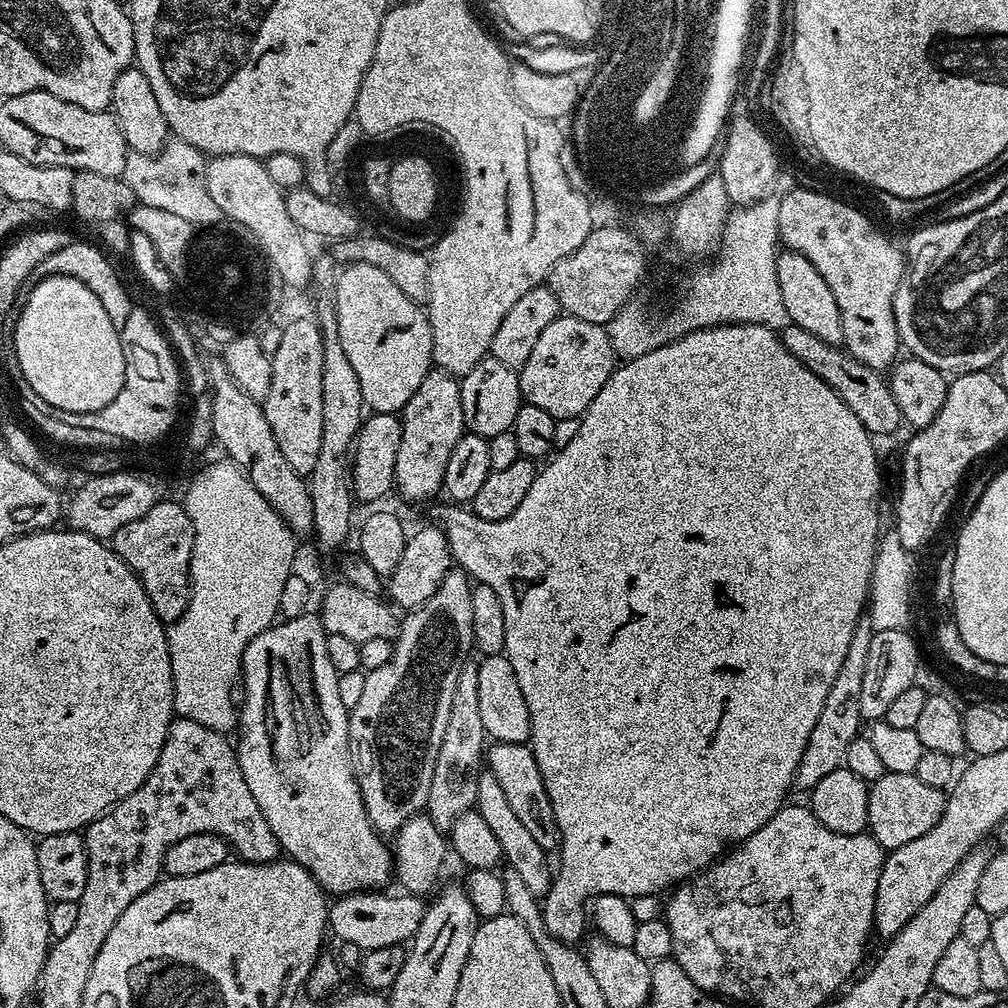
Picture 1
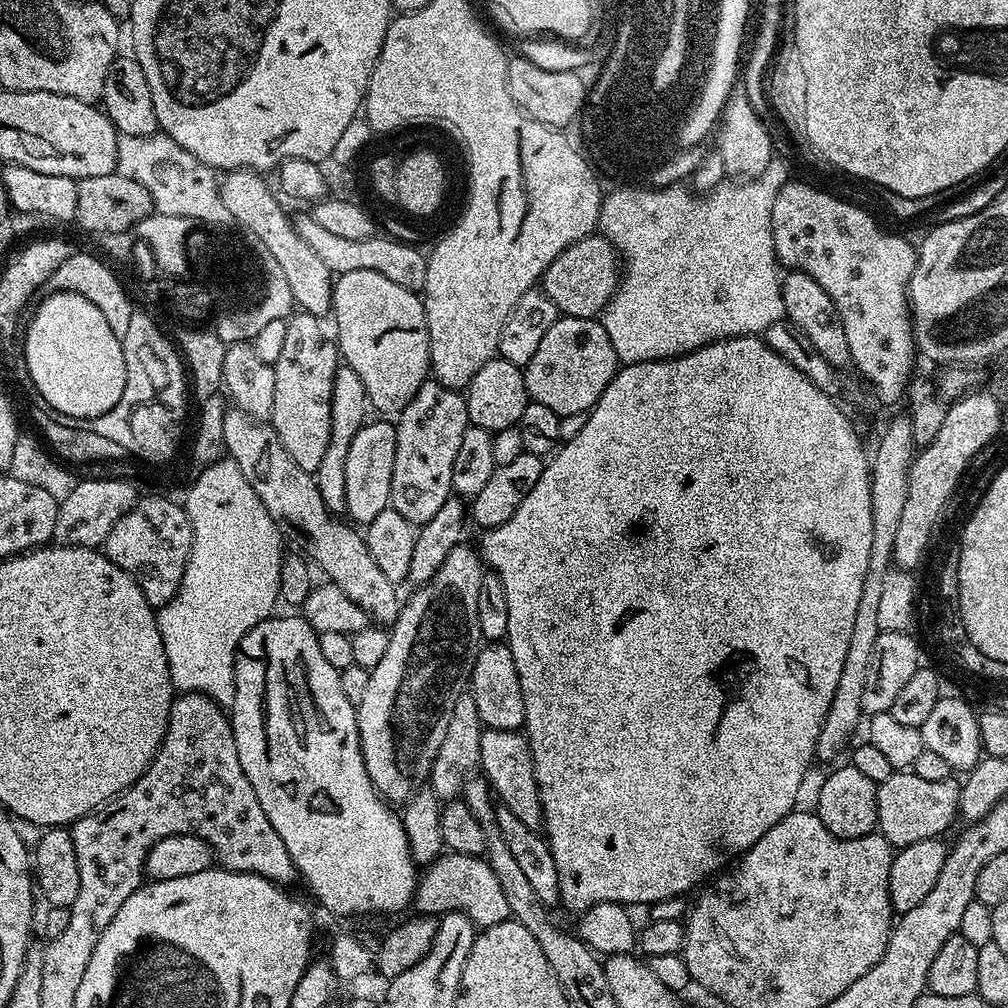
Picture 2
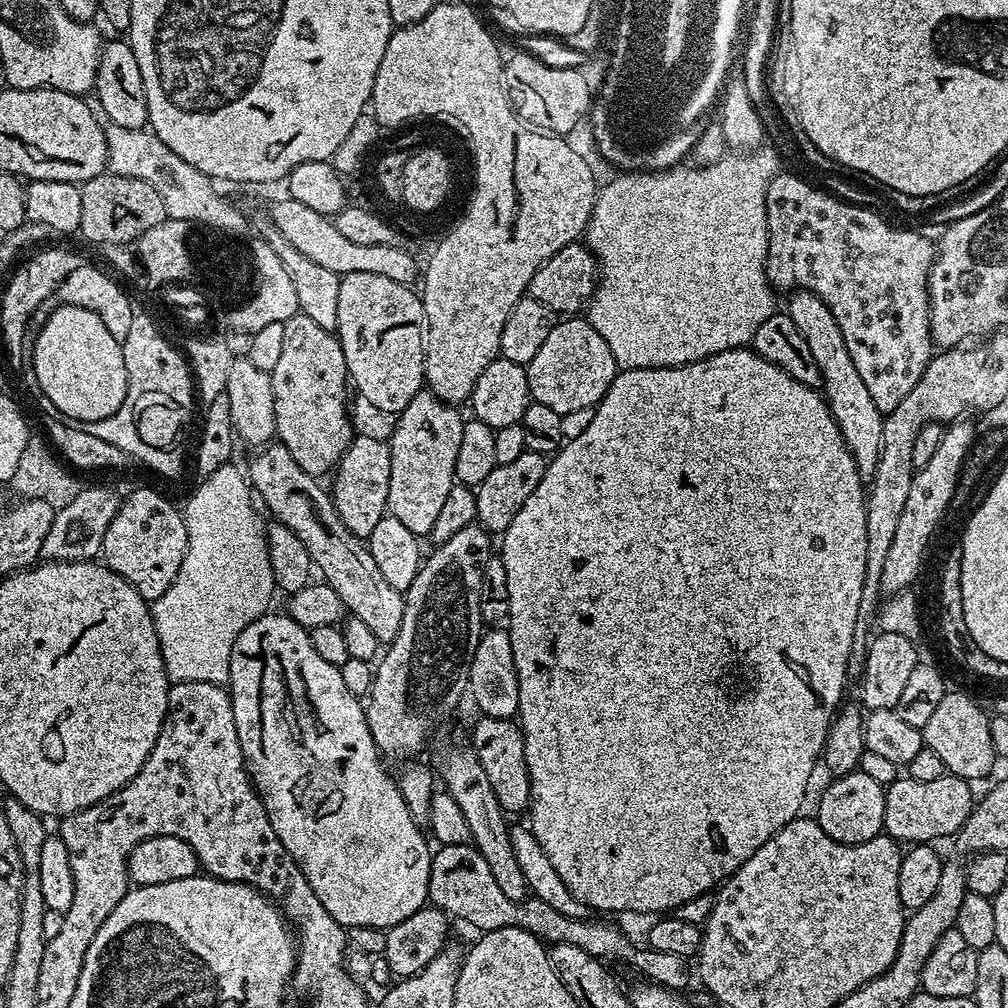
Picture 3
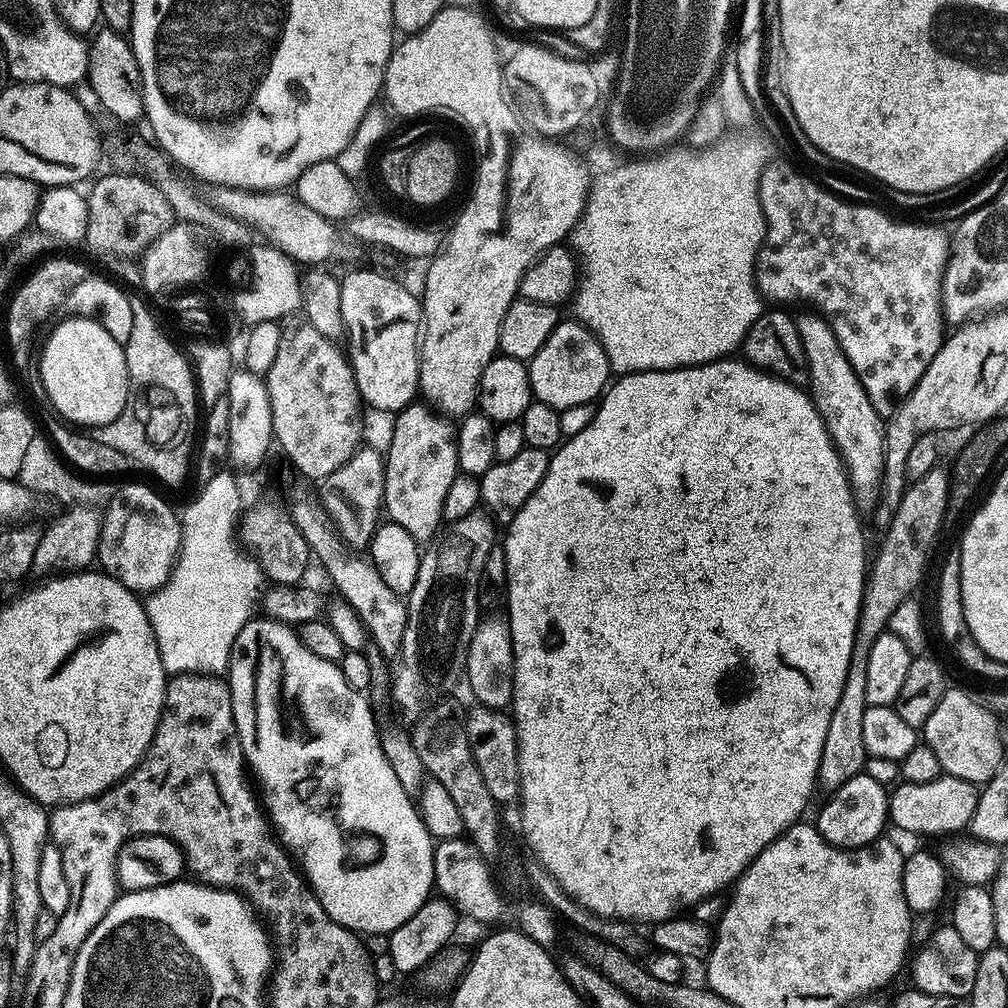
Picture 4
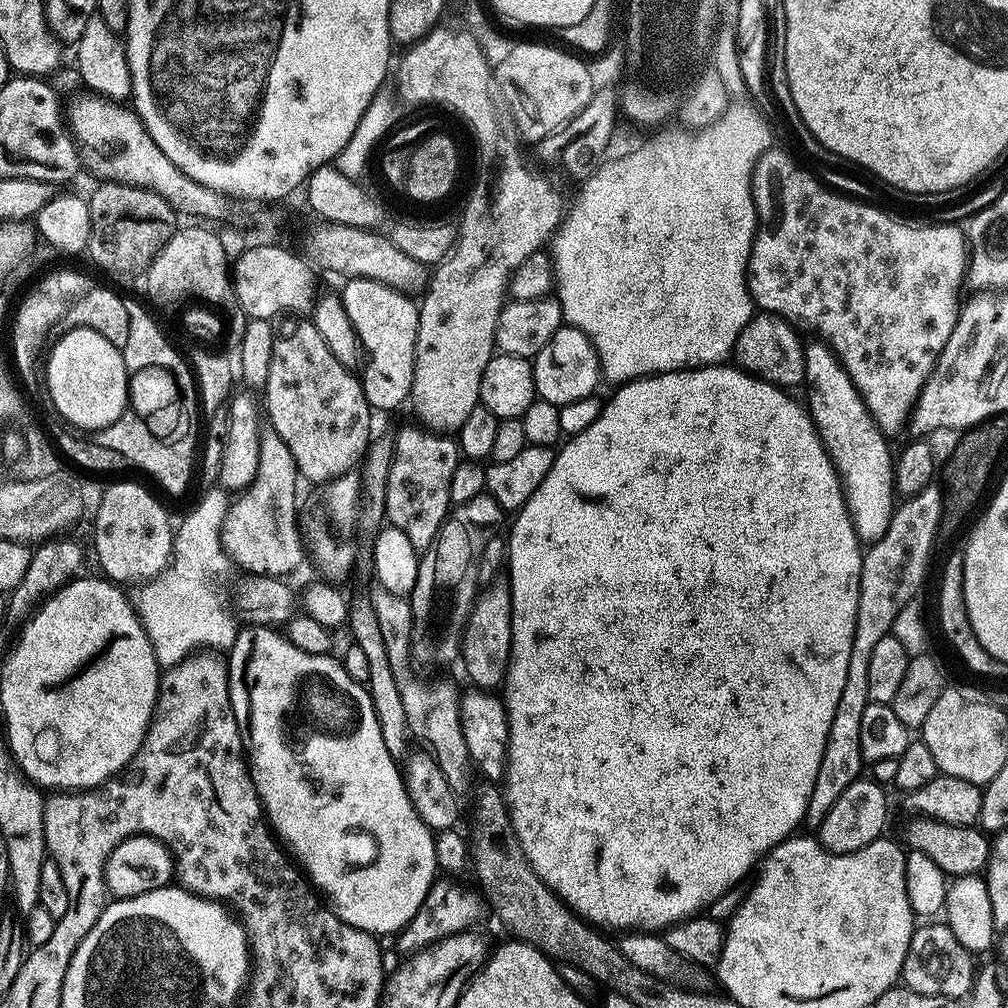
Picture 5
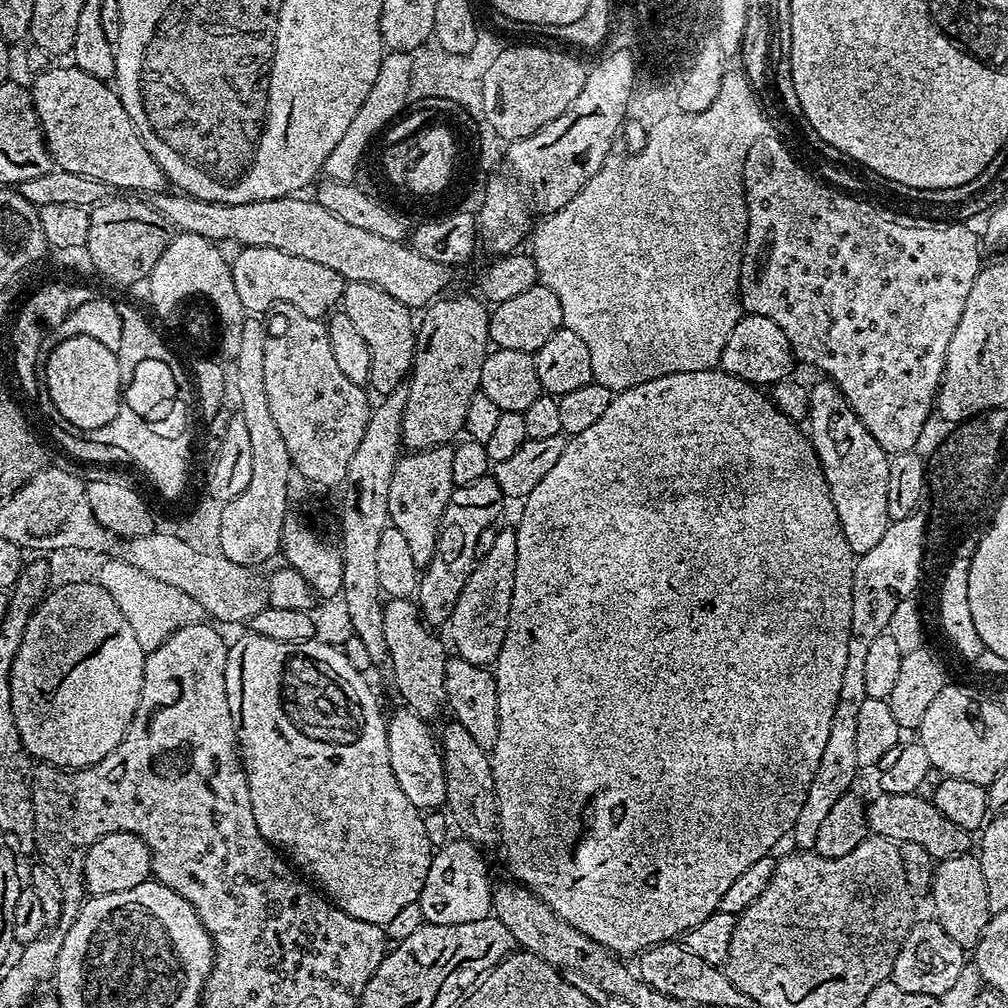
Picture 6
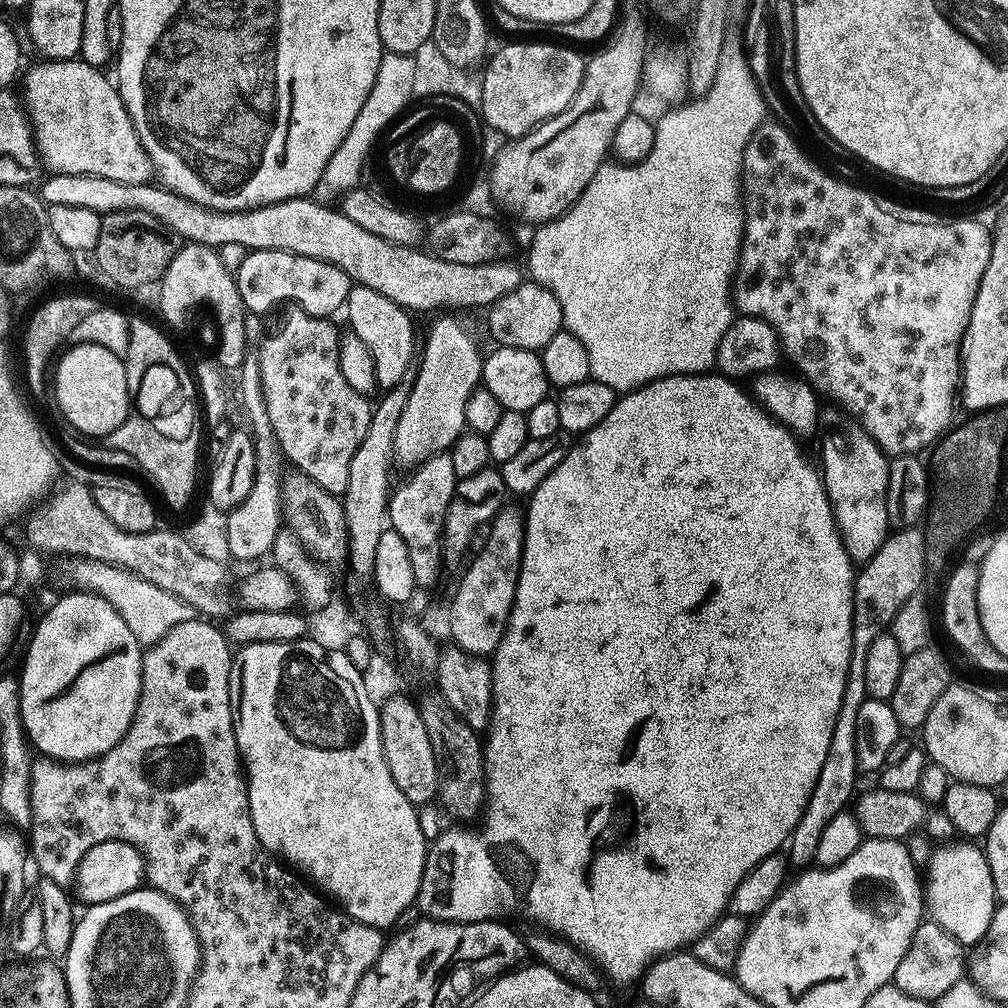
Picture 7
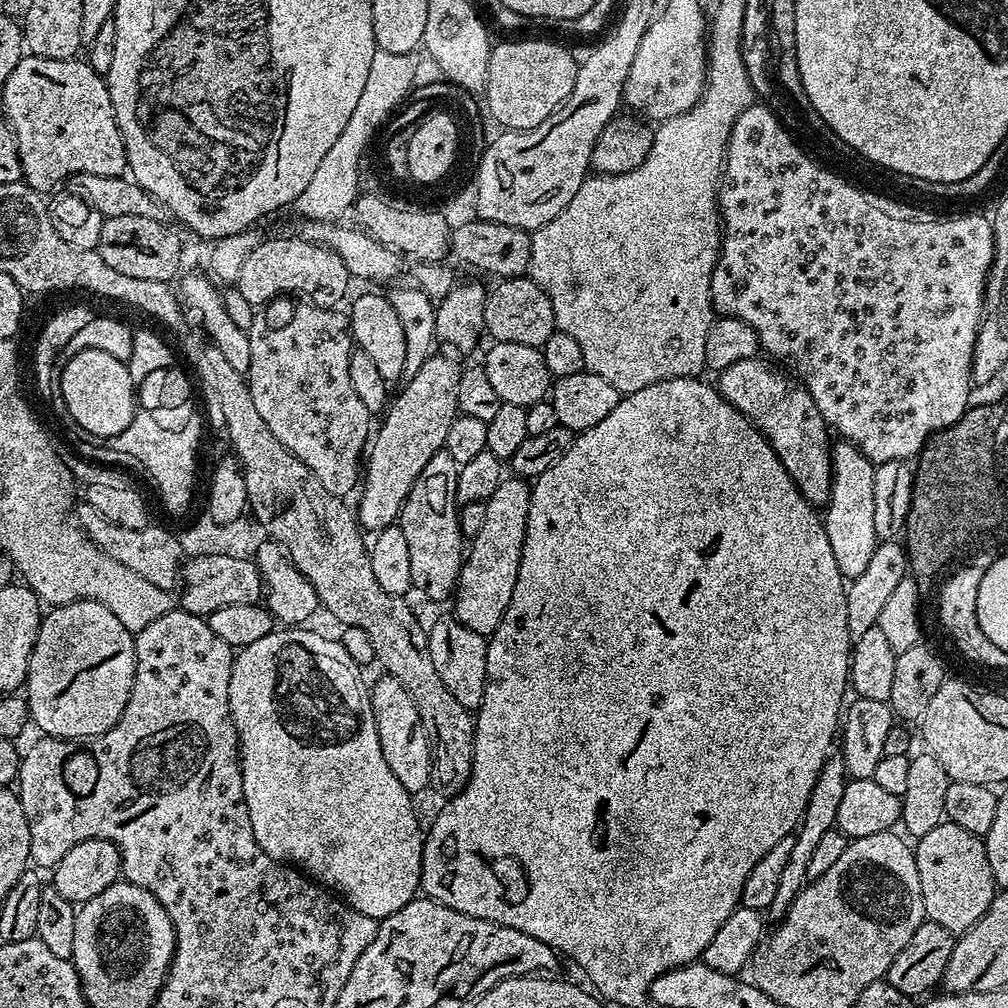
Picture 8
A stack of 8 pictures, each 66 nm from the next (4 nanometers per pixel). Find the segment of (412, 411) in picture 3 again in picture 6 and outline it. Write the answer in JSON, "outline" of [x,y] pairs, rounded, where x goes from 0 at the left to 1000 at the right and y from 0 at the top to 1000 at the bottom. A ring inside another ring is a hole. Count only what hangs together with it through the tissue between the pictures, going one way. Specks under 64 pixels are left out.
{"outline":[[[447,443],[423,444],[398,451],[387,474],[385,514],[388,523],[395,525],[403,533],[414,564],[423,564],[433,549],[433,535],[438,510],[450,483],[449,462],[450,450]]]}

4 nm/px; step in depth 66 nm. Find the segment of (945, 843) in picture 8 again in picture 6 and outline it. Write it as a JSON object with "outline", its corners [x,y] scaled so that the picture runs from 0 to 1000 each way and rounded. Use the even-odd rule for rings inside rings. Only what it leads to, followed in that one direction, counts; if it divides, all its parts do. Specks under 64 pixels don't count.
{"outline":[[[967,848],[943,849],[929,857],[929,866],[925,872],[923,890],[927,912],[933,916],[935,923],[946,931],[946,935],[964,938],[971,934],[980,917],[980,887],[978,871],[974,859]]]}

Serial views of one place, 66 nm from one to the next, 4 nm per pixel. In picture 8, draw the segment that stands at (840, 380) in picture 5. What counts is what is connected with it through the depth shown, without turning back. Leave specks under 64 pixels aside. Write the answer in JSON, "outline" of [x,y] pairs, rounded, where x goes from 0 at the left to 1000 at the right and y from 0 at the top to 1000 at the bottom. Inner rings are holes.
{"outline":[[[830,436],[824,441],[825,446],[825,491],[819,501],[819,507],[815,515],[819,534],[823,534],[823,546],[827,546],[827,558],[831,558],[831,565],[842,576],[849,575],[853,569],[858,568],[863,554],[867,554],[867,546],[870,542],[869,527],[867,526],[867,470],[869,461],[851,446],[851,442],[844,440],[842,437]]]}

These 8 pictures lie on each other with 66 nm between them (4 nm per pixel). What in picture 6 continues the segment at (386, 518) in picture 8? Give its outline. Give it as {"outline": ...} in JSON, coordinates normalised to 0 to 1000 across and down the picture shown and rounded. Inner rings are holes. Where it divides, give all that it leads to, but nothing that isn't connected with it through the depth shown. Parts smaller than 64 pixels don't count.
{"outline":[[[471,293],[443,294],[430,298],[420,311],[421,318],[415,321],[413,351],[403,378],[405,394],[399,415],[398,438],[405,446],[447,441],[460,429],[466,395],[476,388],[478,359],[486,345],[485,307]]]}

